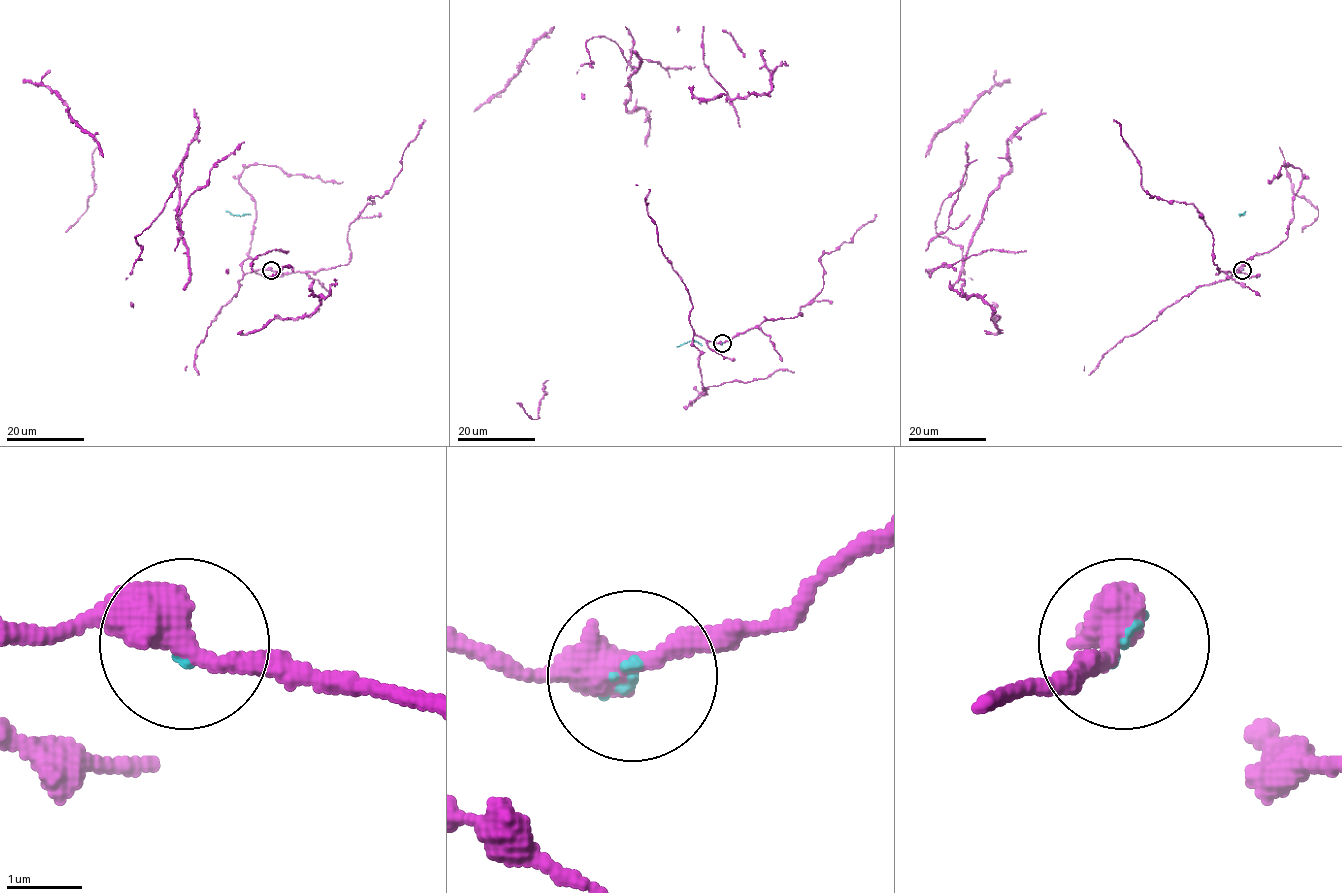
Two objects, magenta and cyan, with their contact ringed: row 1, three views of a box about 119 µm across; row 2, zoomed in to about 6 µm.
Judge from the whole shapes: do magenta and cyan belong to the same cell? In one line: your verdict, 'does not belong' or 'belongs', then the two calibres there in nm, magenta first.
belongs; calibres 440 and 80 nm

